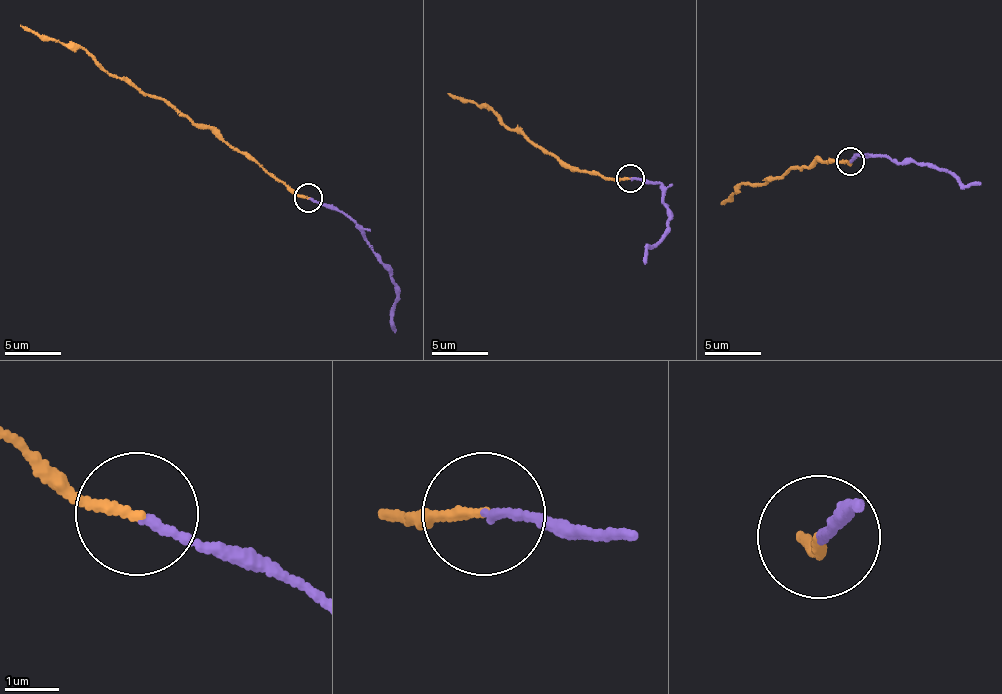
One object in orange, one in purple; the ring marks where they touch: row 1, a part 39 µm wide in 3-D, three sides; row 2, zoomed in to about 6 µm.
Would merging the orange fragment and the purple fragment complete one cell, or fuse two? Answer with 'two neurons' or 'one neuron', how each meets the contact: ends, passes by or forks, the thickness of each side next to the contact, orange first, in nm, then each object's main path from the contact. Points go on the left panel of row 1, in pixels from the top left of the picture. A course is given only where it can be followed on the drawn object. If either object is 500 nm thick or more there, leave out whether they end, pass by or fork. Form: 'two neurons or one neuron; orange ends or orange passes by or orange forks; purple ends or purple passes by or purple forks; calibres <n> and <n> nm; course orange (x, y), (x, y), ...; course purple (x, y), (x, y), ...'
one neuron; orange ends; purple ends; calibres 150 and 150 nm; course orange (308, 197), (296, 195), (210, 128), (105, 71), (85, 50), (39, 38), (21, 24); course purple (311, 197), (339, 209), (357, 226), (385, 265), (399, 292), (391, 324), (395, 329)

